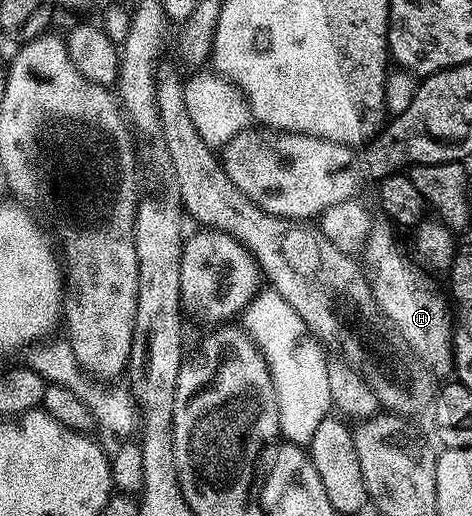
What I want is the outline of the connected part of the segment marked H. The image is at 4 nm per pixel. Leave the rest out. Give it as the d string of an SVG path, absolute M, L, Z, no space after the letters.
M387 221L382 222L374 222L373 229L361 252L365 278L372 289L376 305L385 319L393 324L394 330L400 338L416 353L417 359L433 376L441 377L441 375L450 374L453 371L453 325L455 322L450 304L447 302L446 296L445 299L441 296L436 285L427 279L425 275L427 273L413 259L412 262L401 249L395 239L394 226Z

